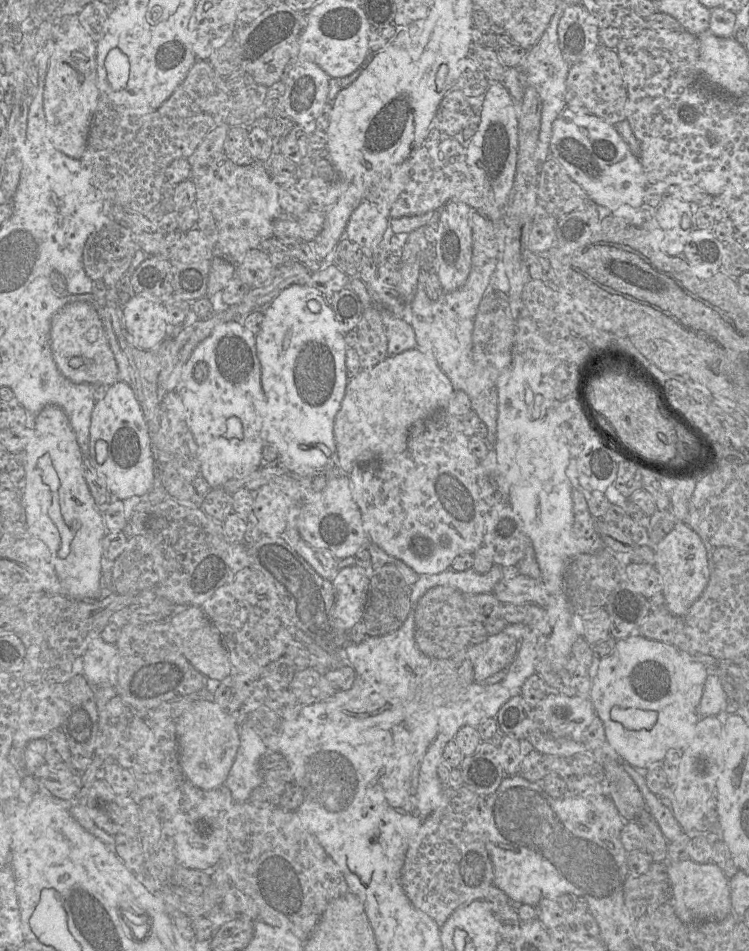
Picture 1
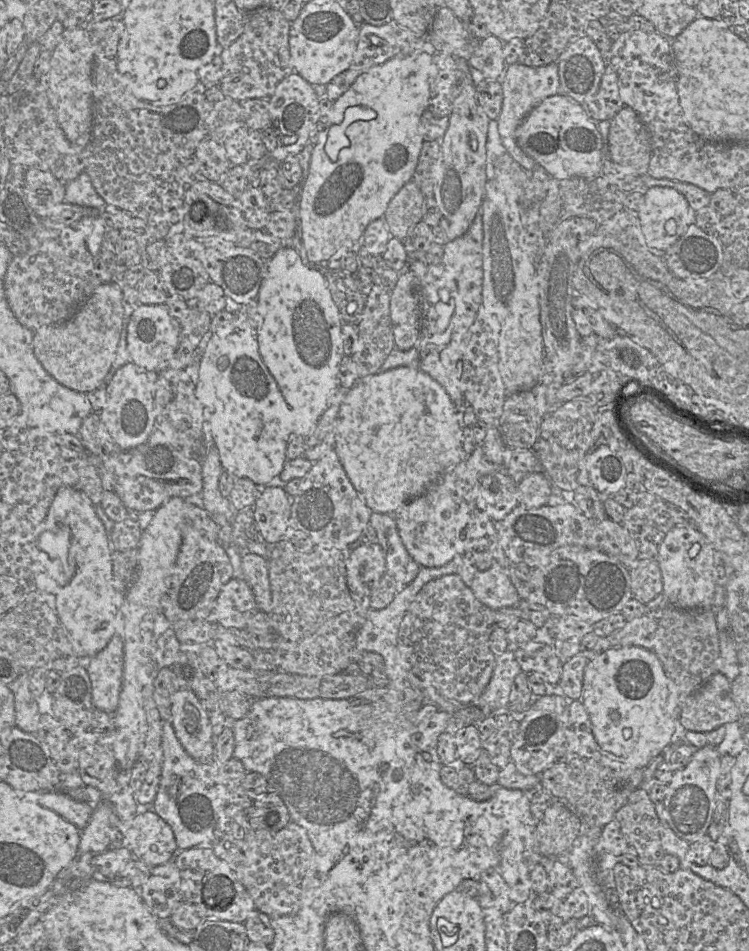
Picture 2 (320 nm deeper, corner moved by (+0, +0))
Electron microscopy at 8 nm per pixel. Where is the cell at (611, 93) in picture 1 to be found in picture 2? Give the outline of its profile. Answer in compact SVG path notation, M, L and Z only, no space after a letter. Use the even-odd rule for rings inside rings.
M610 64L605 68L597 93L581 105L595 122L611 120L624 106L619 93L618 75Z

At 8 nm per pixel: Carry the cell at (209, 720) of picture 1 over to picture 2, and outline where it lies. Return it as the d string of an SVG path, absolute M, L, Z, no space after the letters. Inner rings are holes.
M176 691L164 720L170 720L178 741L194 760L213 759L215 738L210 716L192 691Z

